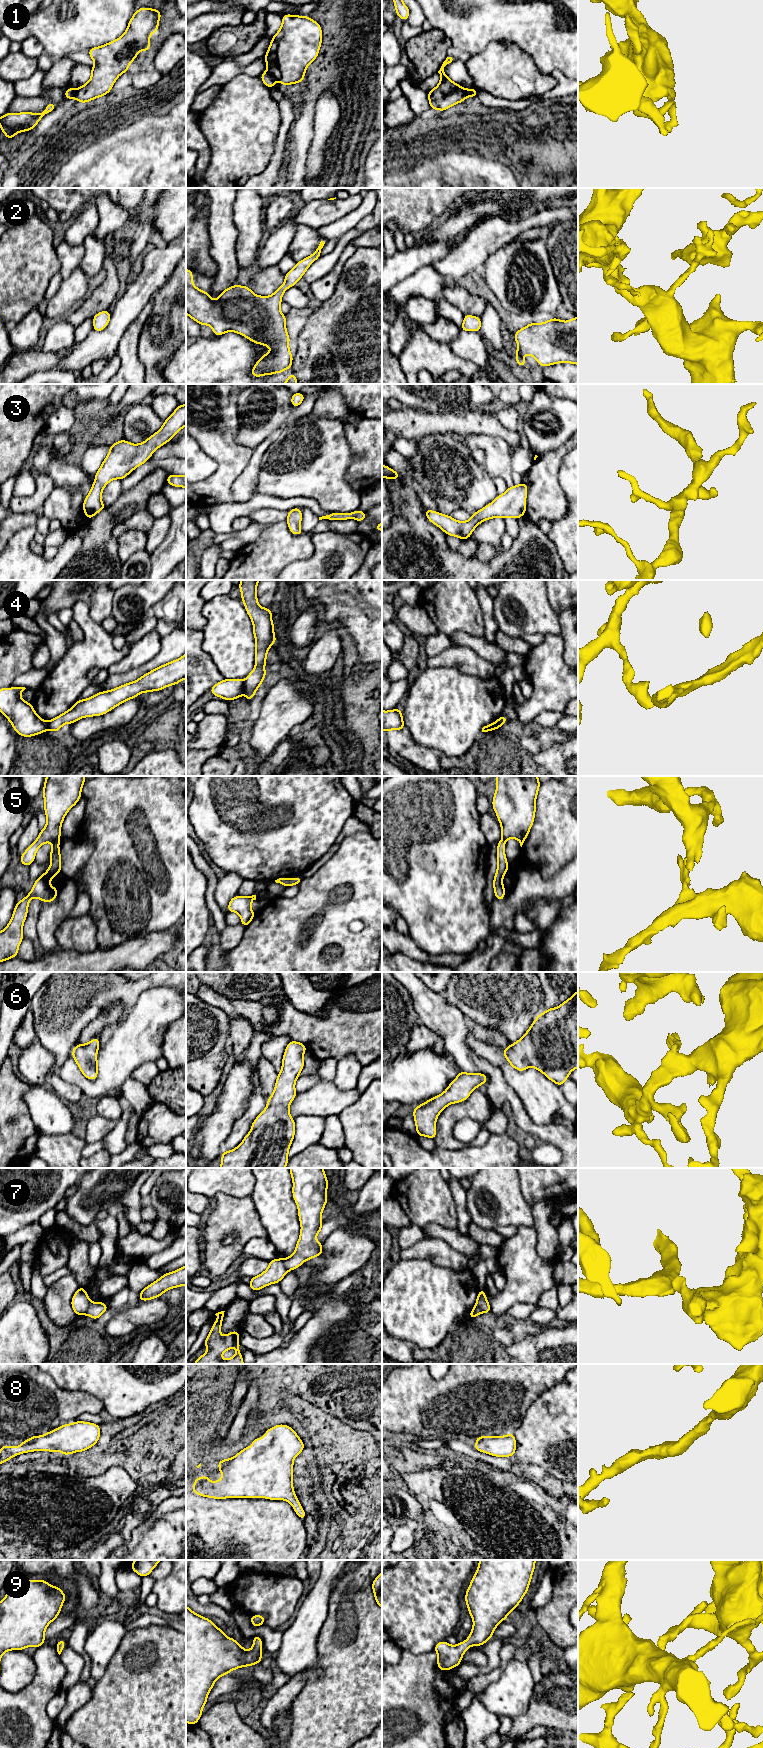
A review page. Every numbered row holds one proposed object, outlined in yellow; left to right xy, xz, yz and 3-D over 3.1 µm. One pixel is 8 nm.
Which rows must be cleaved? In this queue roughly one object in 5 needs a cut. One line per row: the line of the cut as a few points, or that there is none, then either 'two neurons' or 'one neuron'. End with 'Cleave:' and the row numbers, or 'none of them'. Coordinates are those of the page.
1: xz (266, 71), (275, 79) | two neurons
2: no cut | one neuron
3: no cut | one neuron
4: xz (244, 680), (242, 692) | two neurons
5: xy (59, 839), (55, 839), (52, 842) | two neurons
6: no cut | one neuron
7: xy (91, 1302), (85, 1314) | two neurons
8: no cut | one neuron
9: no cut | one neuron
Cleave: 1, 4, 5, 7

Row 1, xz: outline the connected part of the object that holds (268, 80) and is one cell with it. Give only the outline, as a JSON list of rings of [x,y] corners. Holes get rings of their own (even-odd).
[[[267,71],[263,72],[260,75],[260,78],[262,79],[263,83],[265,86],[267,86],[268,88],[273,88],[275,87],[275,79],[272,75],[270,75]]]

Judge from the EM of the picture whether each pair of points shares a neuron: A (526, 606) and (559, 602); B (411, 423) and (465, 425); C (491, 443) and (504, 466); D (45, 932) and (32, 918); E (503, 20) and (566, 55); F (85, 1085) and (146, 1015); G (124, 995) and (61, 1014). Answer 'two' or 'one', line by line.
A: two
B: one
C: one
D: two
E: one
F: one
G: one

